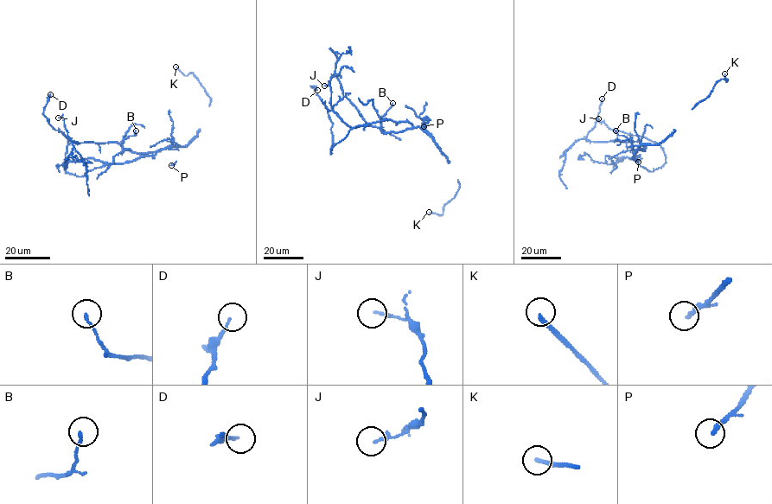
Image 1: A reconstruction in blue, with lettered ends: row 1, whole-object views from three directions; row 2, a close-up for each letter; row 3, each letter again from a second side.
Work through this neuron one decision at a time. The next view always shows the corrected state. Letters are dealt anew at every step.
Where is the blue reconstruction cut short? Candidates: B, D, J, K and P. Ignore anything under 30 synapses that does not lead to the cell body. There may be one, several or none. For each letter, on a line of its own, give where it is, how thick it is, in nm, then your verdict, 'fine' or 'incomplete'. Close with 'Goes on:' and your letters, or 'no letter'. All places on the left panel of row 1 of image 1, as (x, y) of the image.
B: place (136, 130); calibre 140 nm; fine
D: place (50, 94); calibre 150 nm; fine
J: place (58, 118); calibre 140 nm; fine
K: place (175, 66); calibre 200 nm; incomplete
P: place (171, 165); calibre 200 nm; incomplete
Goes on: K, P

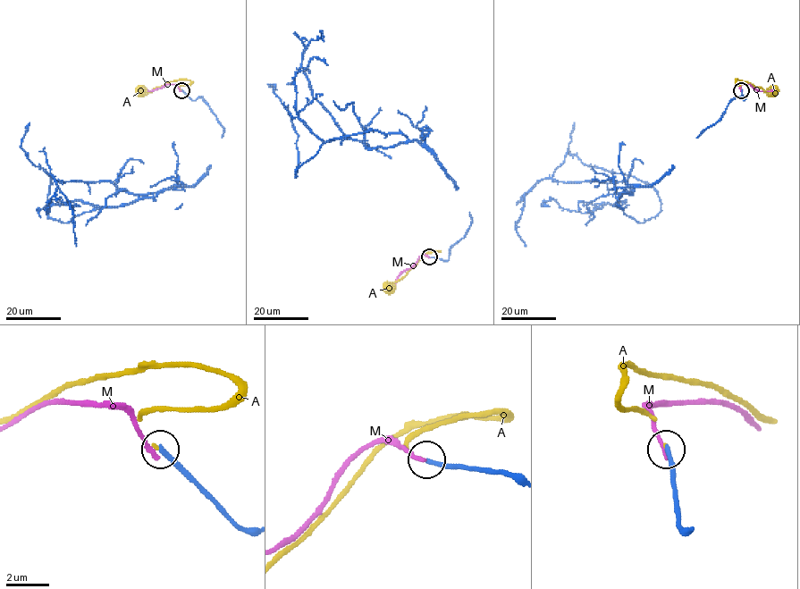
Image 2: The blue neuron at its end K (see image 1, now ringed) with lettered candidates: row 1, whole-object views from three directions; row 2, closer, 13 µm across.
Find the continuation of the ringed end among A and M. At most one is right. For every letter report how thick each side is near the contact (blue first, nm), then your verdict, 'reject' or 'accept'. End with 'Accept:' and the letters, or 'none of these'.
A: 220/100 nm | accept
M: 240/200 nm | reject
Accept: A

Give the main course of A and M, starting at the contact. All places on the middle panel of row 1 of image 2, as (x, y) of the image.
A: (428, 256), (428, 254), (439, 250), (426, 252), (387, 289)
M: (428, 256), (422, 255), (404, 270), (395, 281), (395, 288)

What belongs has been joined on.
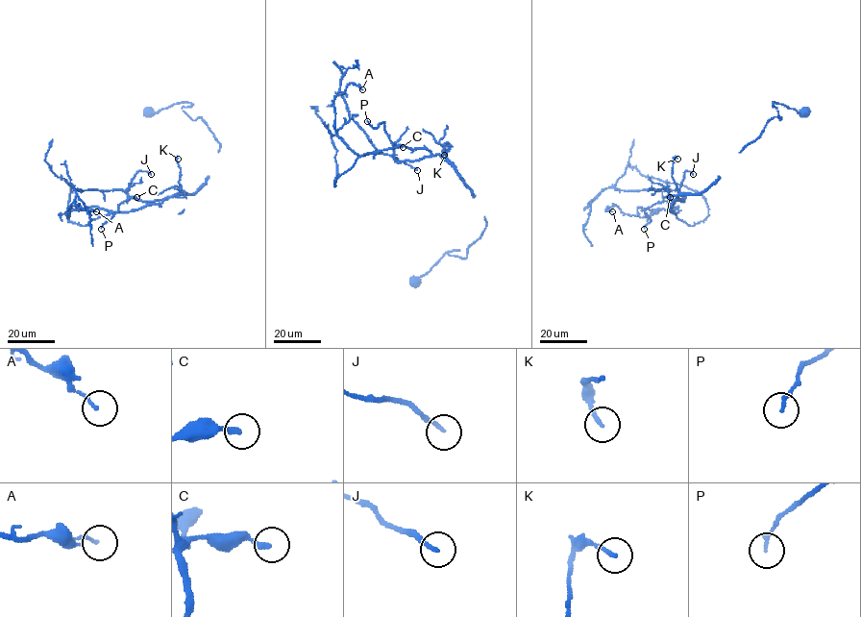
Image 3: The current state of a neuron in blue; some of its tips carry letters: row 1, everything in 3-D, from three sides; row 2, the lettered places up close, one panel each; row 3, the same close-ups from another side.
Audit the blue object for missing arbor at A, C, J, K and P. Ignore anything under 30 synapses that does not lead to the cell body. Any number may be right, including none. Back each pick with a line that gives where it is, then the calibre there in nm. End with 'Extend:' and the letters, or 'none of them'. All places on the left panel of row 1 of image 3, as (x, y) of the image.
Extend: none of them

